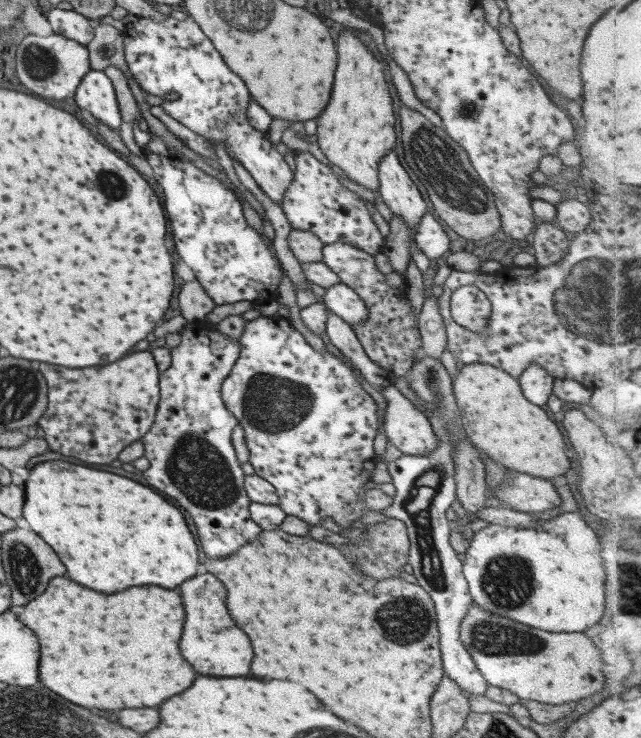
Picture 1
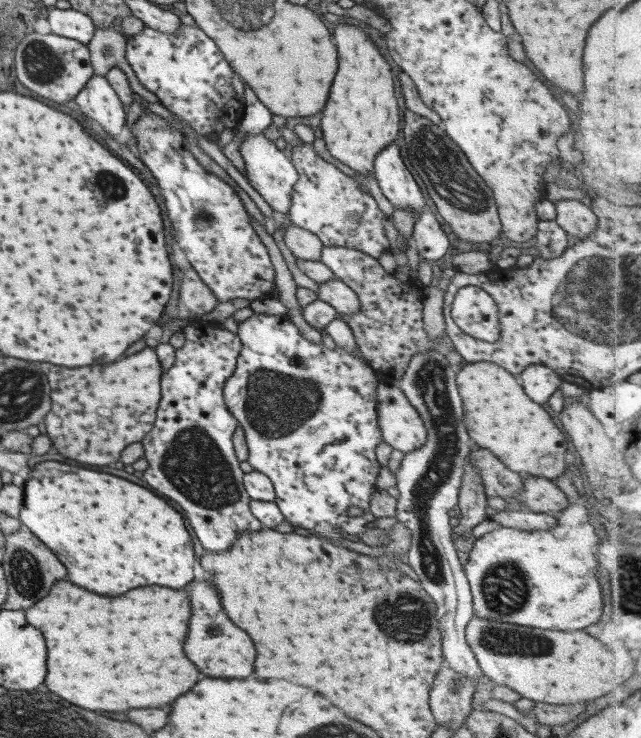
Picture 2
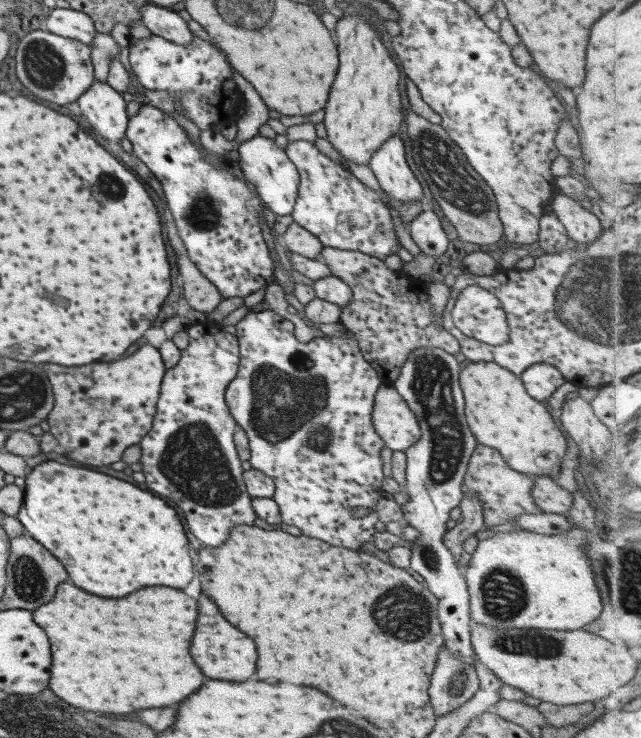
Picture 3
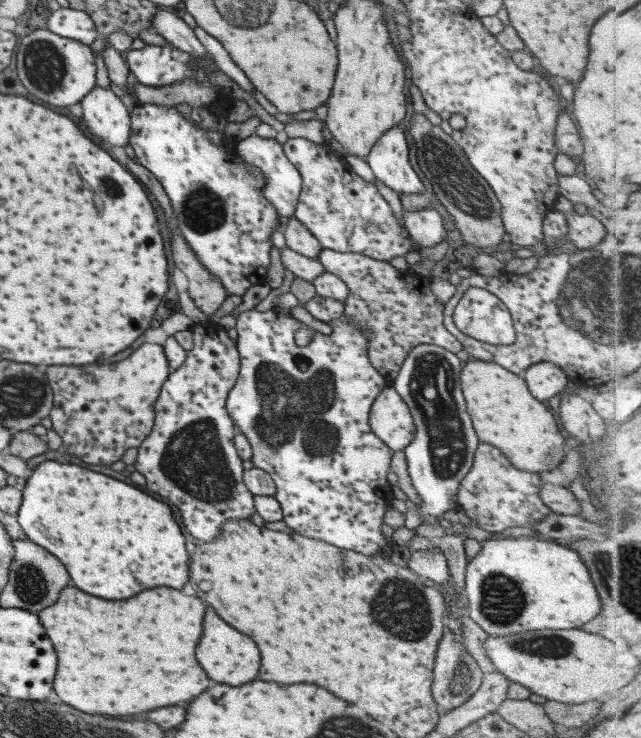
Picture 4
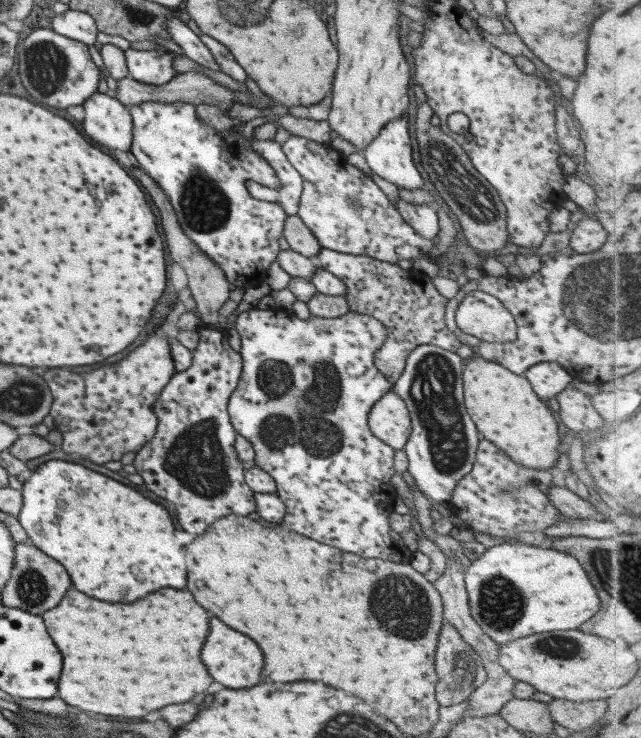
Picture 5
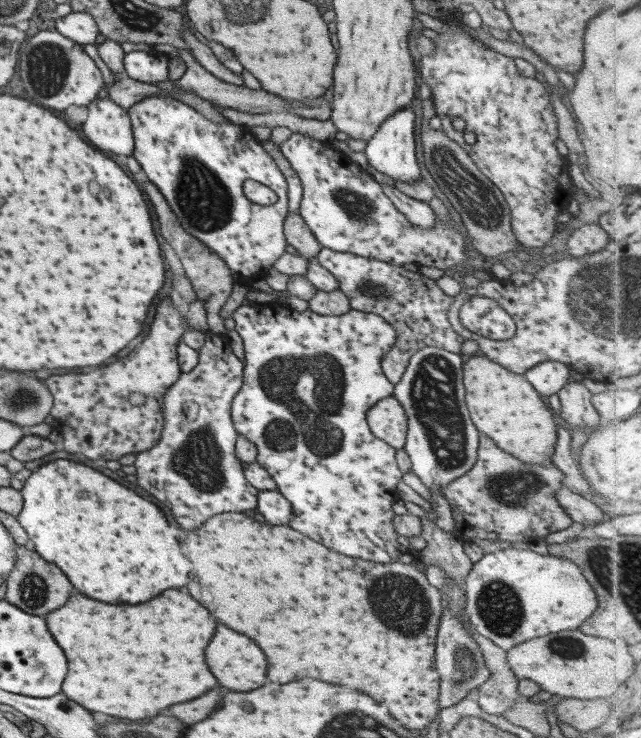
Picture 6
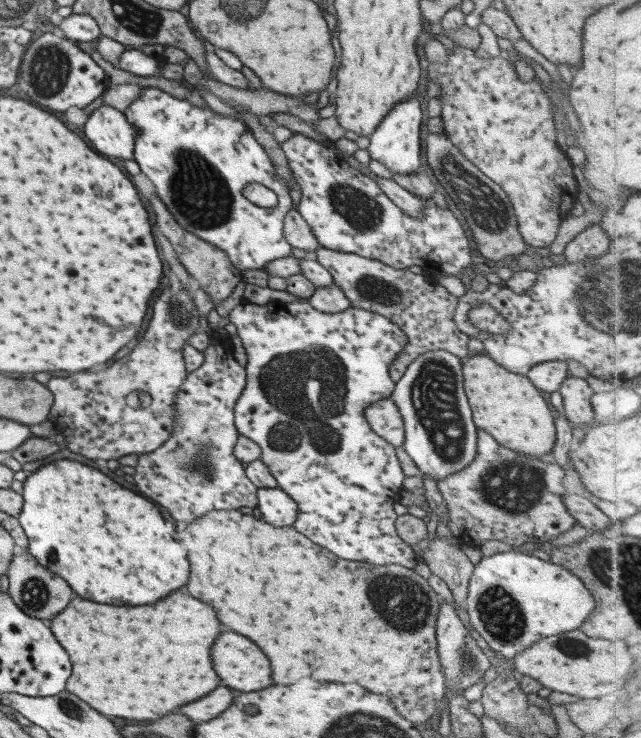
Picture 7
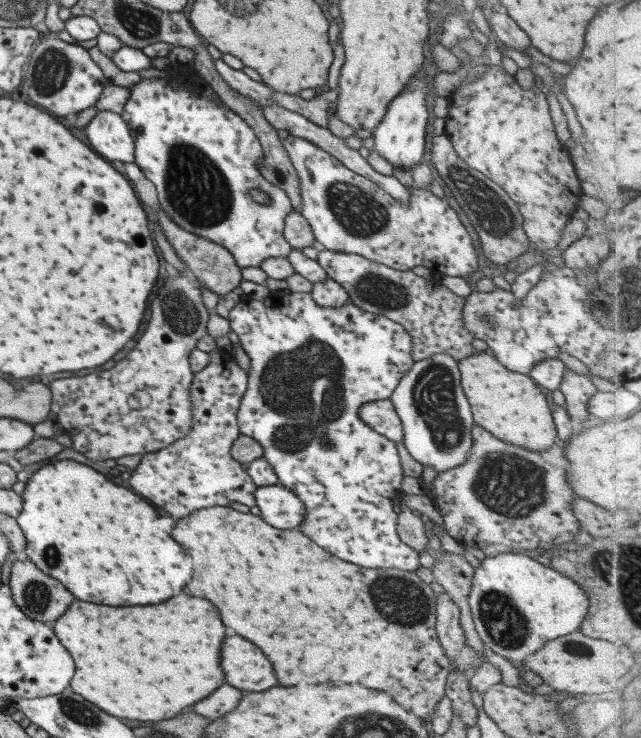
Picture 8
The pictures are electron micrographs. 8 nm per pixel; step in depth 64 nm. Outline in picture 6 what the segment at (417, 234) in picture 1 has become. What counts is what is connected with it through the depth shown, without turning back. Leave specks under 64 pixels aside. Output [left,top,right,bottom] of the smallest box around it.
[379,184,436,229]

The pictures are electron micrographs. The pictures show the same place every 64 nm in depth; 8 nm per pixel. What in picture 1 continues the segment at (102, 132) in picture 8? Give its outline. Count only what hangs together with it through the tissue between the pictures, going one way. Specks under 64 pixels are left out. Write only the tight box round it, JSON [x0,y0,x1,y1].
[73,68,121,131]

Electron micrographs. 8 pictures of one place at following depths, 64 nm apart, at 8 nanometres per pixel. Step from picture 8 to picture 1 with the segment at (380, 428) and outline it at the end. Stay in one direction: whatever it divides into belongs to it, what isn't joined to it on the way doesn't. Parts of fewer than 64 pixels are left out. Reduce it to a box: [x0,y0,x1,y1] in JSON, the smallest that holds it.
[380,385,438,456]

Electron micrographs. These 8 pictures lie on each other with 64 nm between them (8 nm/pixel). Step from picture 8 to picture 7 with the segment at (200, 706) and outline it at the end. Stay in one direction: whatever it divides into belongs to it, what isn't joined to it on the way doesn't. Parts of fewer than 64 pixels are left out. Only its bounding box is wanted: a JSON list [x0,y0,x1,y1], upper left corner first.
[179,686,233,722]

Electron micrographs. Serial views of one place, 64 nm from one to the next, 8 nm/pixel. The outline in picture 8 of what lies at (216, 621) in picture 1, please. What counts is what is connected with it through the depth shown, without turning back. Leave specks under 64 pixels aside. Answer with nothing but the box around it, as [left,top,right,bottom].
[221,636,277,692]

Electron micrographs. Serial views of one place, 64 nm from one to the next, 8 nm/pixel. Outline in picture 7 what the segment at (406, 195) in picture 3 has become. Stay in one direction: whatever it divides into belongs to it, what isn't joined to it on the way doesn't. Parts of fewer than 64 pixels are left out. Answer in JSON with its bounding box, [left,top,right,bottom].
[367,95,421,175]

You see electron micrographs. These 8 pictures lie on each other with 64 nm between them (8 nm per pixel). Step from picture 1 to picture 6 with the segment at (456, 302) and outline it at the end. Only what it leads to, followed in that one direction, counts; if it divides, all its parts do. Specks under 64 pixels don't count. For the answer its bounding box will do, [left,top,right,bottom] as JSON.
[458,296,515,341]

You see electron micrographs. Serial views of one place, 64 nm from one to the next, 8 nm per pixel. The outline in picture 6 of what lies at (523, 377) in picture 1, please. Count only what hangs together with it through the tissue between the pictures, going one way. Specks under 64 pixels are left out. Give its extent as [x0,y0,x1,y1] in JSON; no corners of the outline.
[523,361,570,396]

